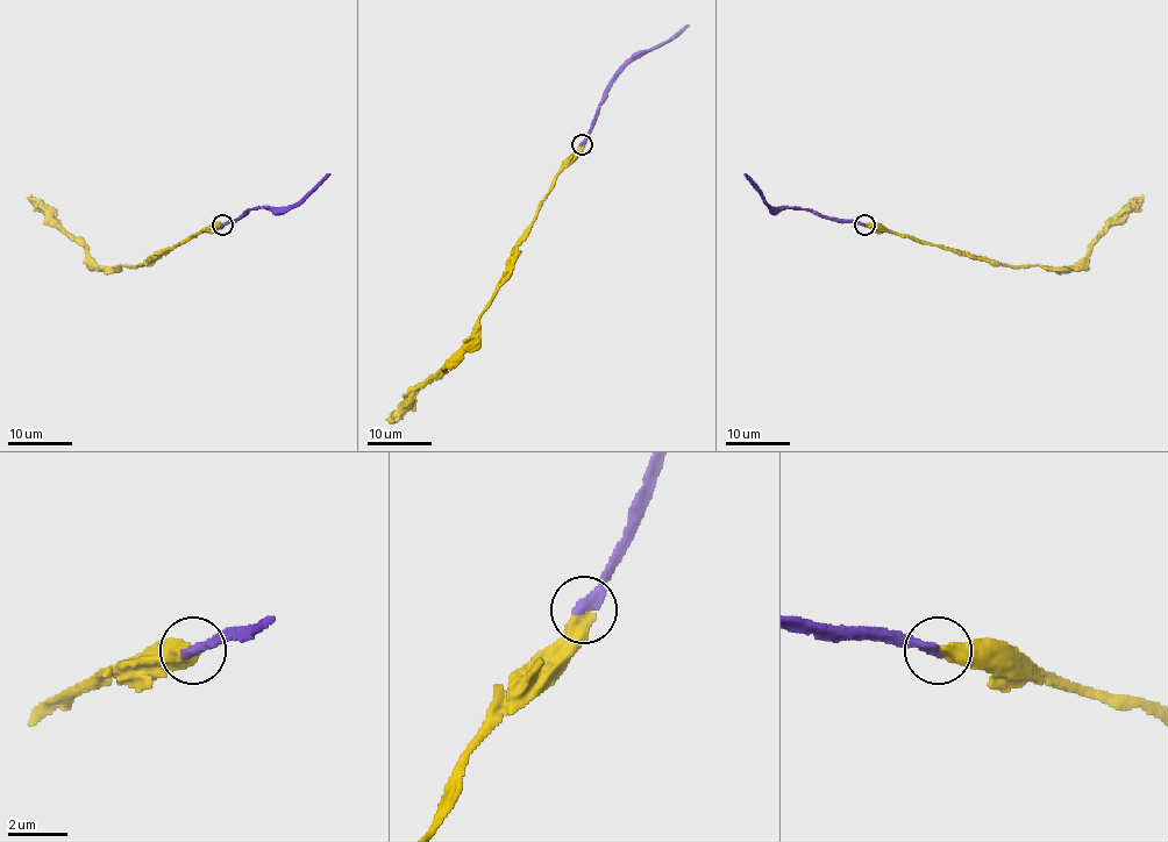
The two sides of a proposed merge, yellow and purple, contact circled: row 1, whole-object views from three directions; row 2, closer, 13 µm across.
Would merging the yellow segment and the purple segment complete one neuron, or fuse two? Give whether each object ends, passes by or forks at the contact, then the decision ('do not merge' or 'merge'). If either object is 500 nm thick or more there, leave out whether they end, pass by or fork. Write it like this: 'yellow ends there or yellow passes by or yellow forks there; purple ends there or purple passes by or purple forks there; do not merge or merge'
merge

